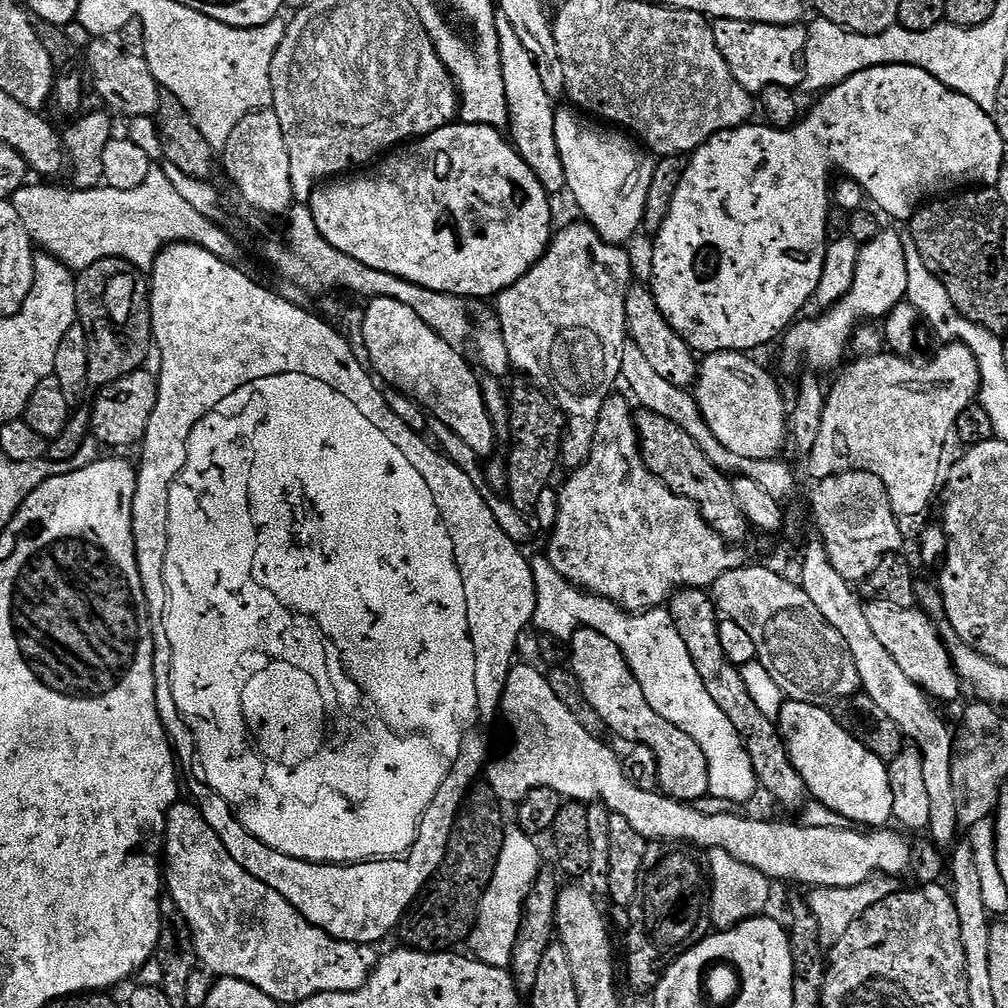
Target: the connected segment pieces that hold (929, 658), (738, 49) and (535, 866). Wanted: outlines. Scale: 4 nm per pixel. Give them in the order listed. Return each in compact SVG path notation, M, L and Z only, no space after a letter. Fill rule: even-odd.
M869 599L866 604L866 618L870 618L870 626L874 629L878 642L882 642L882 647L894 657L894 662L898 662L898 666L902 666L906 678L914 681L933 701L959 698L960 688L962 692L962 681L956 672L956 667L952 665L952 655L948 652L948 645L944 643L941 629L939 627L936 629L932 625L935 624L933 617L919 607L903 608L902 606L894 606L890 602Z
M718 20L712 24L714 42L730 66L730 74L747 92L759 94L768 86L799 89L804 82L804 51L807 27L803 23L774 26L745 20Z
M512 826L504 833L502 854L494 870L494 878L486 890L476 915L476 925L472 927L470 937L471 955L481 960L486 966L498 966L511 969L514 958L514 942L518 942L518 926L522 922L524 903L534 886L542 861L536 849L537 841L517 826Z

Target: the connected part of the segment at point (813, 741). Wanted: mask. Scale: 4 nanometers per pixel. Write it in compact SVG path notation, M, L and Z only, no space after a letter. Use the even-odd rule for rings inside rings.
M788 700L782 706L778 727L780 737L788 748L790 758L798 770L798 774L806 782L808 795L813 801L825 804L830 810L852 820L853 825L863 826L868 830L880 830L893 823L894 794L890 790L888 764L879 760L862 742L858 742L842 726L838 726L836 716L828 713L827 707L819 704L807 704L797 700Z

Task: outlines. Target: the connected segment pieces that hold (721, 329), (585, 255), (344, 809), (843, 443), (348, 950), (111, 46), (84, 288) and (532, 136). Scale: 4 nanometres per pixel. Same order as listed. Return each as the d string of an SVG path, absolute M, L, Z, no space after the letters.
M883 64L877 68L867 68L842 82L838 86L827 89L819 97L820 100L792 128L774 128L767 122L749 122L740 128L731 128L719 132L714 138L707 140L701 148L691 153L688 169L684 172L682 186L678 186L678 194L674 194L674 202L670 206L670 214L666 214L666 222L655 233L656 249L652 252L652 280L650 287L658 302L658 310L662 310L664 320L676 331L697 354L710 352L742 352L751 353L751 348L760 348L771 340L779 341L784 333L792 327L801 315L800 311L811 301L818 290L818 282L822 278L822 266L826 258L826 250L830 243L828 236L828 206L830 208L830 182L828 171L832 164L841 168L843 175L857 180L865 190L869 201L877 204L885 217L893 216L896 220L907 222L912 219L917 208L929 197L936 198L949 190L964 186L996 186L1000 182L1002 162L1006 158L1006 142L1000 136L995 119L983 112L970 98L950 90L938 78L934 78L926 70L906 66L905 64Z
M579 223L568 224L561 232L559 229L543 258L494 300L494 311L501 322L511 367L516 372L525 372L536 383L533 385L551 396L556 407L564 413L566 423L560 459L568 470L580 468L586 458L590 458L602 406L613 391L612 383L621 379L622 352L628 331L626 294L634 283L629 249L606 243L591 224Z
M288 370L268 372L268 376L252 376L252 380L244 380L244 384L236 384L232 392L220 396L212 408L204 408L202 418L194 422L186 466L178 470L178 478L174 478L170 490L170 546L164 551L166 566L162 583L166 589L166 618L162 623L166 638L170 638L170 686L174 686L174 702L178 702L178 710L186 726L190 726L190 734L196 743L196 760L204 775L203 783L228 803L234 818L238 818L244 832L248 832L256 844L264 844L268 852L276 852L284 856L284 860L312 864L312 868L351 870L368 868L368 864L400 864L400 860L409 860L412 852L416 852L420 832L424 832L424 820L428 820L428 812L432 812L440 788L444 788L448 776L456 772L460 752L464 752L470 734L492 728L494 721L484 716L480 708L480 684L476 684L476 636L469 633L472 631L472 608L468 608L468 584L464 584L464 567L460 565L460 552L456 552L456 536L452 536L452 528L448 528L448 520L444 520L444 512L440 512L440 500L436 500L432 484L428 484L428 480L418 480L416 484L416 479L410 478L410 472L405 469L406 462L401 462L398 452L392 452L392 444L384 444L384 438L376 436L376 428L368 428L368 420L352 420L352 412L344 412L344 404L336 404L336 396L328 396L326 388L312 388L312 383L311 378L288 380Z
M948 342L943 345L944 349L941 350L940 353L937 354L936 357L933 358L932 361L929 362L928 365L920 364L911 364L913 361L911 359L905 358L903 356L893 356L891 354L881 354L878 356L862 356L856 359L853 359L853 364L849 366L848 369L845 367L843 371L839 373L840 377L837 378L836 381L833 382L832 388L827 389L827 400L825 402L825 412L822 414L822 426L818 433L818 440L814 443L814 448L812 452L807 454L806 461L808 461L808 468L812 471L813 481L819 482L821 480L825 480L826 478L830 478L831 476L838 475L839 472L869 472L870 474L874 474L878 478L882 478L882 482L886 486L886 490L888 491L888 497L890 498L890 502L892 503L892 508L896 511L897 517L905 518L904 516L920 516L924 511L927 510L928 507L932 504L932 499L935 498L936 492L938 496L938 489L942 484L942 468L940 472L940 463L944 460L944 443L947 442L948 436L950 440L950 433L955 429L956 423L958 422L958 414L962 414L962 410L966 410L966 406L970 406L980 395L980 371L978 370L978 362L974 358L974 354L970 351L965 344L961 344L959 342Z
M173 803L172 808L168 811L168 825L164 831L164 850L162 856L166 861L167 895L176 903L176 909L179 910L182 918L188 923L199 963L209 973L215 974L217 977L233 976L242 982L250 982L250 986L258 986L258 990L262 990L262 994L266 994L280 1006L284 1006L284 1004L298 1006L304 1000L314 998L323 992L357 992L357 990L362 988L365 982L371 978L372 972L378 963L377 949L370 944L351 944L350 942L335 940L333 936L326 934L318 926L311 924L296 907L290 902L286 902L286 898L282 898L282 894L278 894L278 890L266 886L266 882L254 878L254 874L250 874L250 870L246 870L238 862L234 862L230 850L226 850L226 846L222 846L222 838L218 838L218 834L214 834L214 830L210 830L206 818L200 813L200 809L196 807L195 803L184 803Z
M139 22L124 24L122 30L95 37L86 49L86 68L94 88L96 84L97 94L109 104L107 107L113 113L155 117L162 89L150 70L144 28Z
M115 258L111 260L99 260L94 262L94 266L83 269L75 277L77 288L77 313L78 322L86 330L88 339L92 341L90 346L90 370L88 371L88 383L92 386L103 386L110 382L118 382L118 378L126 378L126 374L134 374L141 371L145 367L144 364L148 360L148 355L153 355L153 338L152 338L152 306L150 303L150 284L146 279L145 273L141 269L136 268L130 263L129 260L117 260Z
M497 15L498 46L501 52L502 78L506 84L506 102L509 103L510 140L516 153L534 170L538 182L550 194L564 192L567 189L566 170L562 170L562 158L558 154L558 142L554 136L554 118L557 105L546 94L542 87L542 77L538 74L538 66L534 58L522 46L518 34L514 34L514 26L502 15Z

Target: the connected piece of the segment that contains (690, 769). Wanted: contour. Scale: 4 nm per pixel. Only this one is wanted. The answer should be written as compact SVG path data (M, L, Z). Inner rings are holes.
M579 628L570 641L572 647L572 664L570 671L578 678L582 686L582 694L586 694L586 702L598 710L598 718L602 718L605 729L622 739L629 745L645 744L654 750L654 758L658 762L660 775L659 787L663 795L673 796L676 800L695 802L708 795L710 786L710 770L706 766L706 754L702 754L702 746L690 738L674 722L666 722L646 702L646 694L642 694L642 686L636 675L630 670L622 650L606 634L598 634L598 630Z

